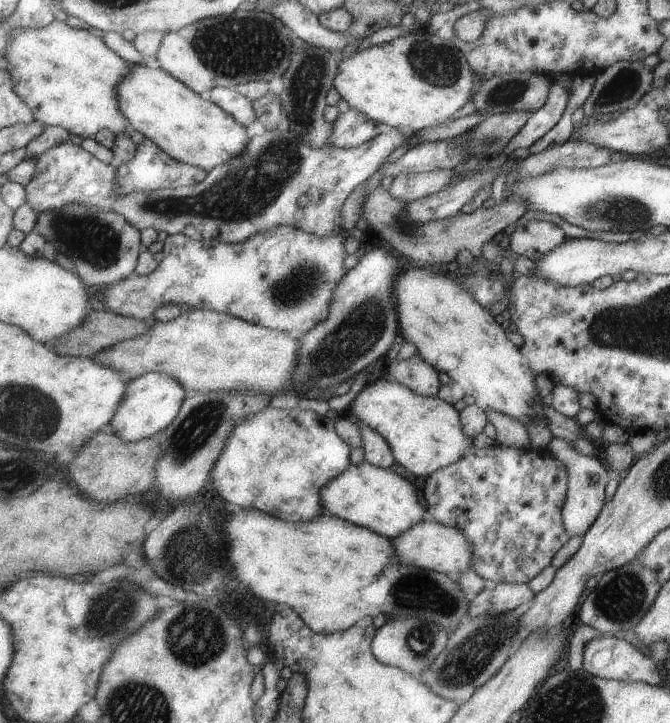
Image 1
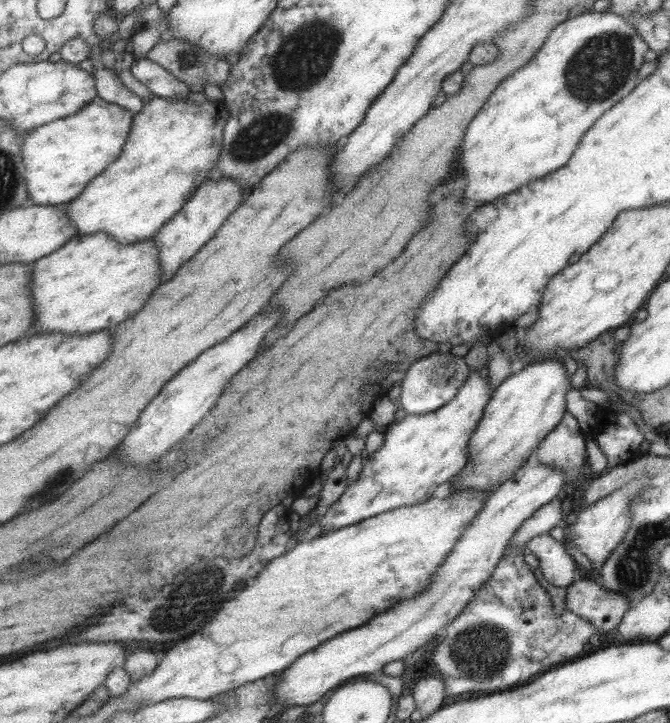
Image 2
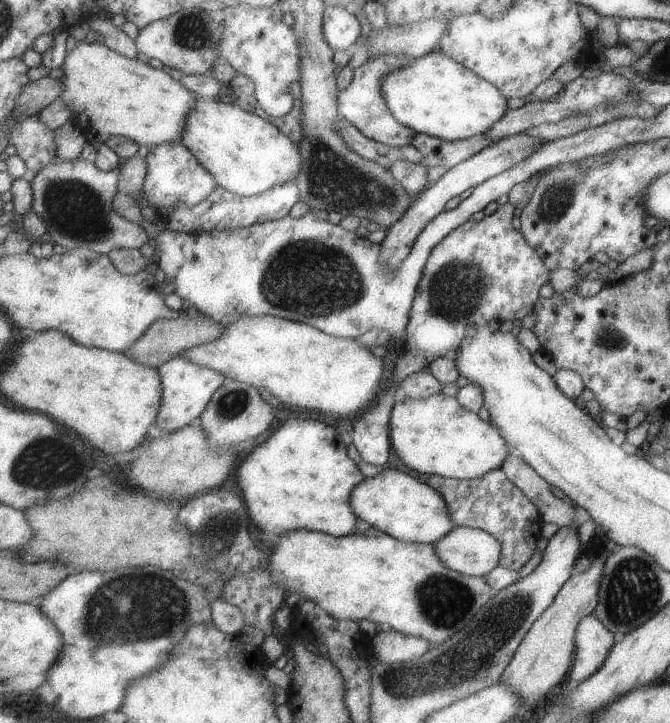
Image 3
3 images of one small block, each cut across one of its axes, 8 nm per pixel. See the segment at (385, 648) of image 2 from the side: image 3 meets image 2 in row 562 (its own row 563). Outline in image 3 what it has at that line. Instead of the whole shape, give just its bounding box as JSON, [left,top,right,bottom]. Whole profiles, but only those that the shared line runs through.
[433,527,500,577]

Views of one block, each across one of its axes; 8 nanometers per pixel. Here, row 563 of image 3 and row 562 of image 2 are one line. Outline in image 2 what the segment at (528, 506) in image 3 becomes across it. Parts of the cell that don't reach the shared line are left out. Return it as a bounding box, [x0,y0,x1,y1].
[431,546,597,696]

